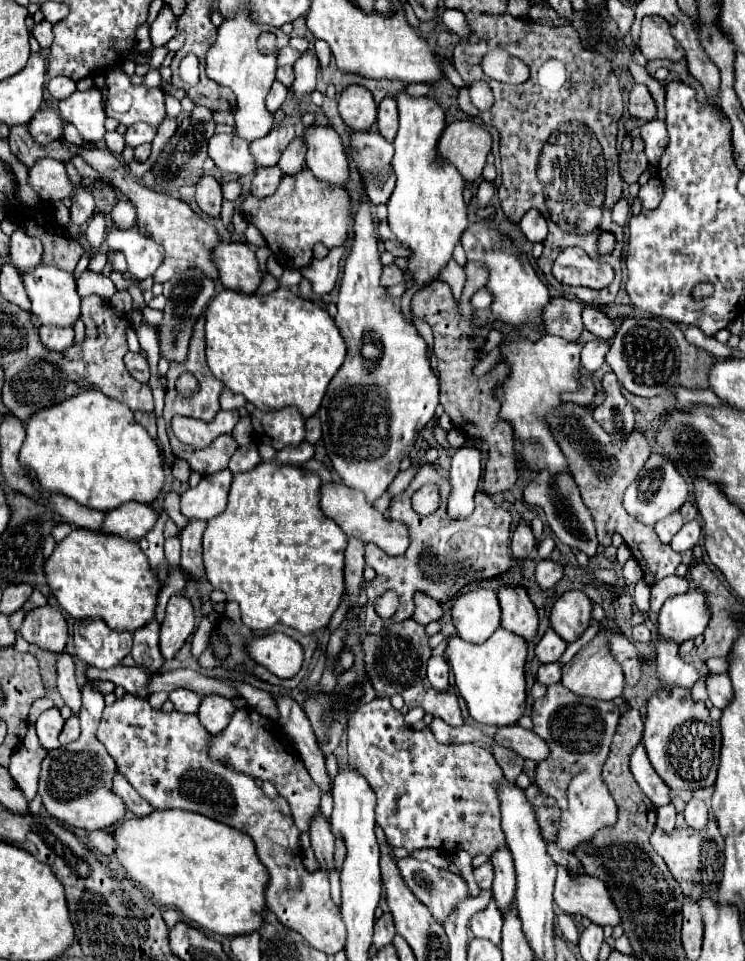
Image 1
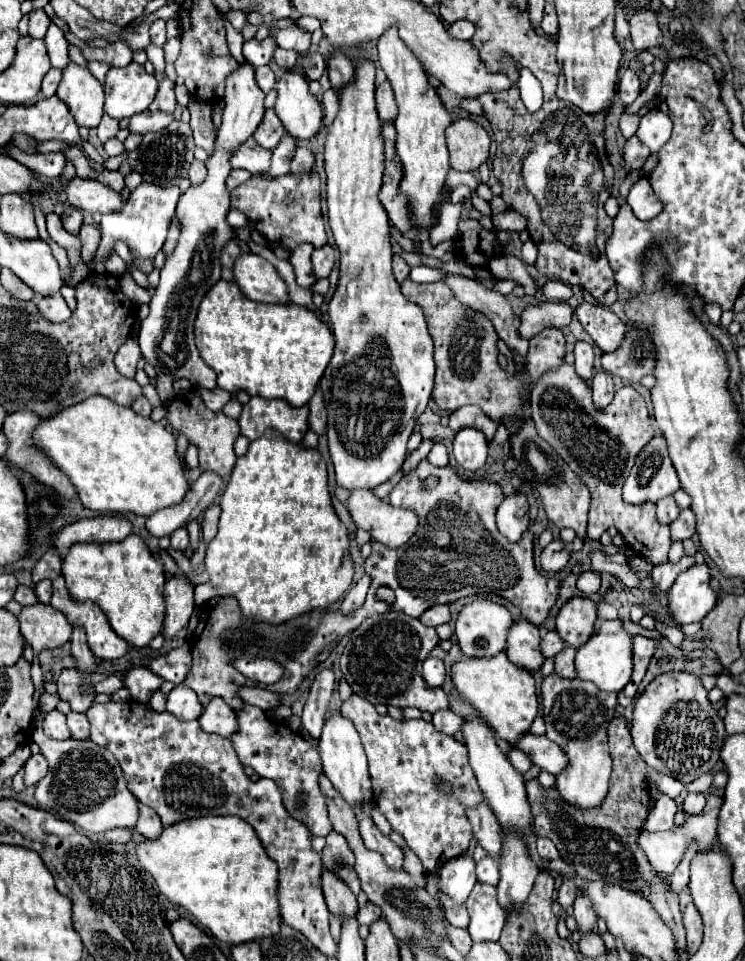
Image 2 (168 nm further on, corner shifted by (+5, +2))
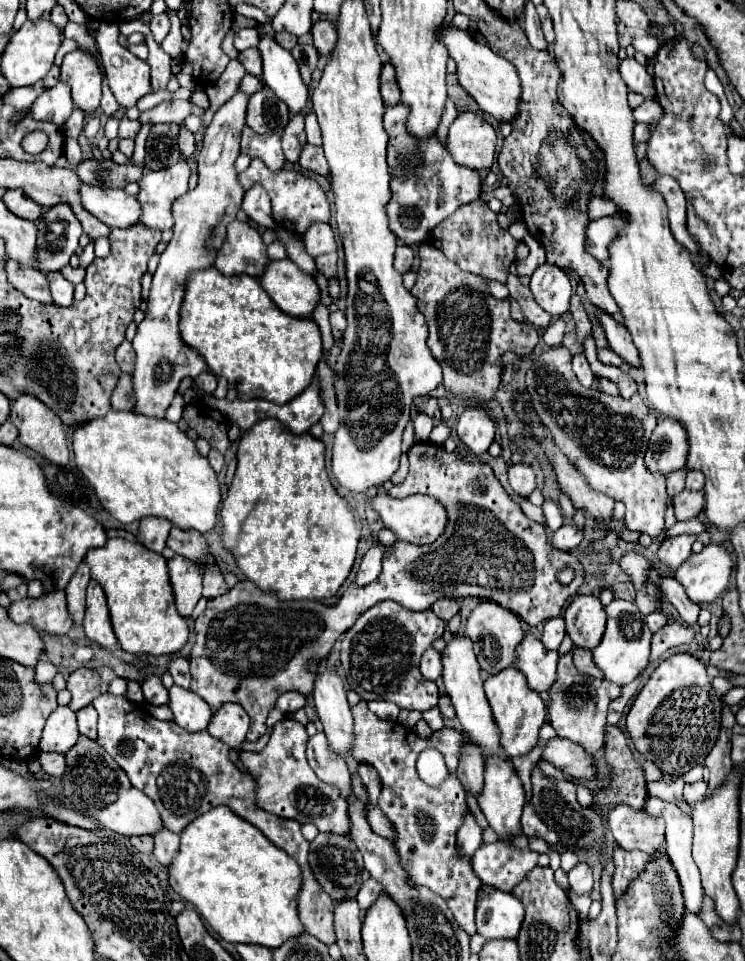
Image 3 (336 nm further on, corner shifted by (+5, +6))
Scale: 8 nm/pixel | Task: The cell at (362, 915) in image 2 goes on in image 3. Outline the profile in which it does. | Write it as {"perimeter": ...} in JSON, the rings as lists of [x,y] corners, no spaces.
{"perimeter":[[[368,879],[362,887],[360,887],[360,891],[358,891],[358,895],[356,895],[356,901],[358,901],[358,905],[360,905],[360,909],[368,909],[378,897],[380,897],[380,883],[376,883],[376,881],[372,881],[372,879]]]}

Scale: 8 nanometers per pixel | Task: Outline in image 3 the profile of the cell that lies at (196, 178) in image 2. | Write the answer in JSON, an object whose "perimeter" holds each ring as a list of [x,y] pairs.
{"perimeter":[[[184,125],[180,127],[180,149],[182,153],[192,159],[194,153],[196,153],[196,139],[194,139],[194,133],[190,133]]]}

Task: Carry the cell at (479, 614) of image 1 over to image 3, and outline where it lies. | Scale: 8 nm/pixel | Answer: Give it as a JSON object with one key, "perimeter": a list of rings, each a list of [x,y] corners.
{"perimeter":[[[482,601],[476,605],[476,609],[472,609],[470,617],[466,619],[464,633],[474,643],[474,653],[478,657],[478,663],[480,663],[482,671],[486,671],[486,673],[496,673],[496,671],[502,671],[504,667],[510,667],[512,659],[514,659],[514,649],[518,647],[520,639],[524,637],[524,629],[520,625],[518,615],[500,607],[494,601]]]}

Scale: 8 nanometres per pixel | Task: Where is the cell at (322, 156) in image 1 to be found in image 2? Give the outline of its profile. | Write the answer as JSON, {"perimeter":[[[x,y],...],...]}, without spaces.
{"perimeter":[[[284,71],[282,77],[276,81],[276,91],[278,91],[278,99],[276,99],[274,111],[276,111],[278,119],[282,121],[284,129],[296,139],[316,137],[320,131],[320,123],[322,123],[322,105],[310,93],[308,79],[298,71]]]}

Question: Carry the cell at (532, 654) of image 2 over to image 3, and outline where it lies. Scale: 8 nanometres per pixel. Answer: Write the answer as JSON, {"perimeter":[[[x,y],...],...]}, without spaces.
{"perimeter":[[[534,633],[524,635],[520,647],[516,649],[514,667],[526,675],[528,685],[534,691],[542,693],[548,687],[552,687],[556,675],[556,663],[558,663],[556,651],[546,649],[542,641],[536,639]]]}

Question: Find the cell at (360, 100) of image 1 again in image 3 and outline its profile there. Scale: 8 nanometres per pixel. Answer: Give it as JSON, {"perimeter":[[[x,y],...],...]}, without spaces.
{"perimeter":[[[320,19],[312,25],[312,39],[314,39],[314,47],[318,49],[318,53],[322,55],[330,55],[336,47],[336,27],[332,21],[328,19]]]}

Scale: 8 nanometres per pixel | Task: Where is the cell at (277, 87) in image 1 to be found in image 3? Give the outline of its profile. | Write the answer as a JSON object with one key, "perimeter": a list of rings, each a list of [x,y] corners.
{"perimeter":[[[246,49],[240,53],[240,63],[246,67],[248,73],[260,77],[262,75],[262,55],[258,49]]]}

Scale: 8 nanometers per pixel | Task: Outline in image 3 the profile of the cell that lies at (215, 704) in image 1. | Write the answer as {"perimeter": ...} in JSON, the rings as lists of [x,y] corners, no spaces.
{"perimeter":[[[224,703],[210,719],[208,731],[218,737],[220,741],[228,743],[228,747],[238,749],[244,743],[244,737],[248,733],[250,719],[246,711],[236,703]]]}

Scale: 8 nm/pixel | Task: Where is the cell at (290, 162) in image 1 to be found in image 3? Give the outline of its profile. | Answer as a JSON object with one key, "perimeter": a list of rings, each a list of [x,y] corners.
{"perimeter":[[[306,143],[304,149],[302,149],[302,153],[300,153],[298,163],[300,163],[302,169],[318,171],[322,175],[328,175],[328,163],[326,163],[326,157],[322,155],[322,147],[316,147],[316,145]]]}

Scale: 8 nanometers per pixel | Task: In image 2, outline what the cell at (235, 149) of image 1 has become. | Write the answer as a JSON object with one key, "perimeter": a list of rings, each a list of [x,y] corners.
{"perimeter":[[[252,137],[244,143],[244,147],[240,147],[230,163],[234,169],[246,169],[250,173],[268,173],[270,171],[270,157],[272,151],[260,147]]]}

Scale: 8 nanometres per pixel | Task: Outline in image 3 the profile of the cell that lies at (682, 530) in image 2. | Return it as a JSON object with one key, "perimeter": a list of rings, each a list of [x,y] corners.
{"perimeter":[[[682,491],[676,499],[674,499],[674,515],[678,521],[688,521],[700,515],[700,511],[704,509],[704,495],[698,493],[688,493]]]}

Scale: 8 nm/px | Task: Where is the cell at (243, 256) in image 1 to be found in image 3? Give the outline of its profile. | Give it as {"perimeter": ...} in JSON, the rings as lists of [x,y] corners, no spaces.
{"perimeter":[[[270,259],[258,281],[288,315],[310,317],[318,303],[320,291],[314,277],[302,273],[290,259]]]}

